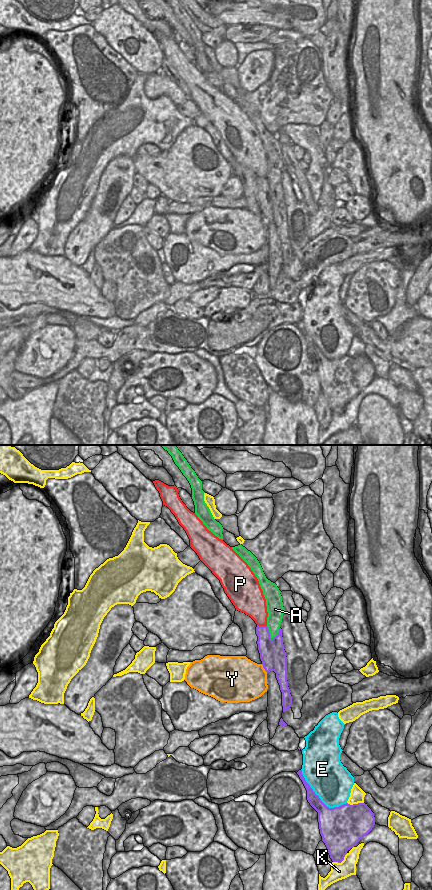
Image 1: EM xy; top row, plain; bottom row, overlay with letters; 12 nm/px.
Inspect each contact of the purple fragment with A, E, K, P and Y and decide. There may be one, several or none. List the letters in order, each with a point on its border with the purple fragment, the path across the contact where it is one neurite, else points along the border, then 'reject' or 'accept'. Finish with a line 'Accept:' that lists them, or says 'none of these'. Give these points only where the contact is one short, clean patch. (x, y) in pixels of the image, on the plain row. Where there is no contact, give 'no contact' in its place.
A: contact xy (269, 185); reject
E: contact xy (318, 349); reject
K: contact xy (341, 413); reject
P: contact xy (262, 178); reject
Y: contact xy (263, 219); border xy (261, 216), (267, 224); reject
Accept: none of these

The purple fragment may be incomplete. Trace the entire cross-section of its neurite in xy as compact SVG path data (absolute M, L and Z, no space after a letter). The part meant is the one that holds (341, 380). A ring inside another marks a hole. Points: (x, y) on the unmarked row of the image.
M302 322L297 326L307 342L308 354L318 364L320 386L330 410L333 414L341 415L347 403L374 379L374 365L365 355L327 359L306 334Z

